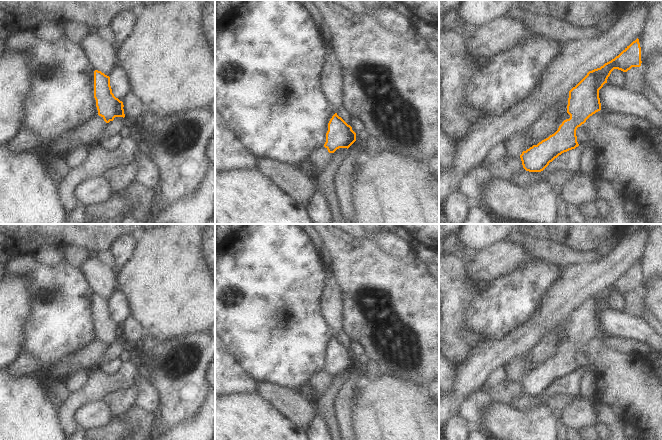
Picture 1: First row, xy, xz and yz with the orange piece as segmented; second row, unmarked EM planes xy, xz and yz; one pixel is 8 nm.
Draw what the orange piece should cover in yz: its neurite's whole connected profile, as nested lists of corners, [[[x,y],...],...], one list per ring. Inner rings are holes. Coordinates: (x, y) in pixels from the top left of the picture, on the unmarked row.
[[[637,262],[614,283],[589,295],[569,315],[567,337],[570,342],[564,344],[554,358],[522,376],[523,392],[529,396],[541,396],[559,379],[578,371],[576,354],[601,334],[599,314],[607,307],[611,296],[614,293],[627,296],[632,291],[640,291],[641,287],[641,271]]]

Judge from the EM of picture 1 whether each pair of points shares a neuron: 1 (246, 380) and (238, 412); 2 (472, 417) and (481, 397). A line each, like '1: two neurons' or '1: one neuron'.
1: two neurons
2: one neuron

